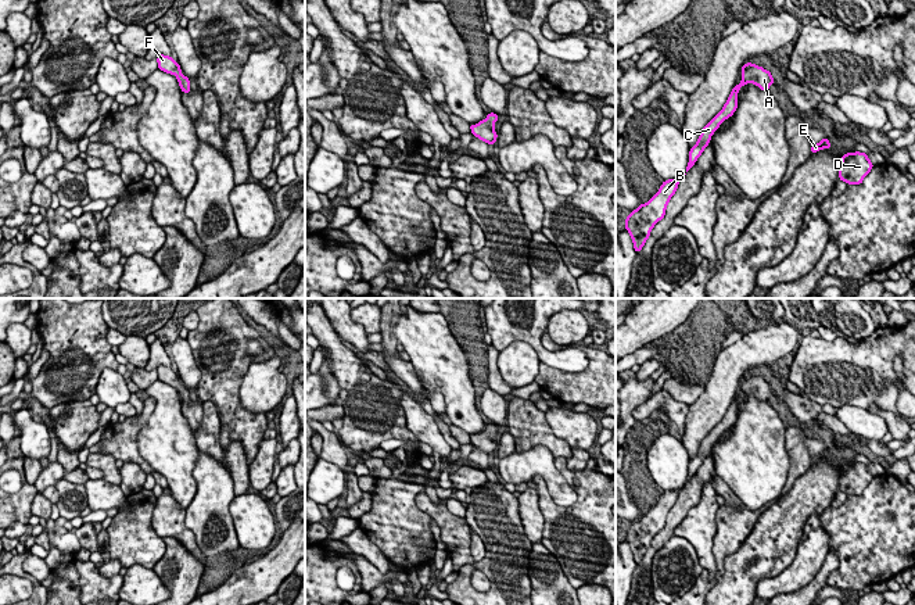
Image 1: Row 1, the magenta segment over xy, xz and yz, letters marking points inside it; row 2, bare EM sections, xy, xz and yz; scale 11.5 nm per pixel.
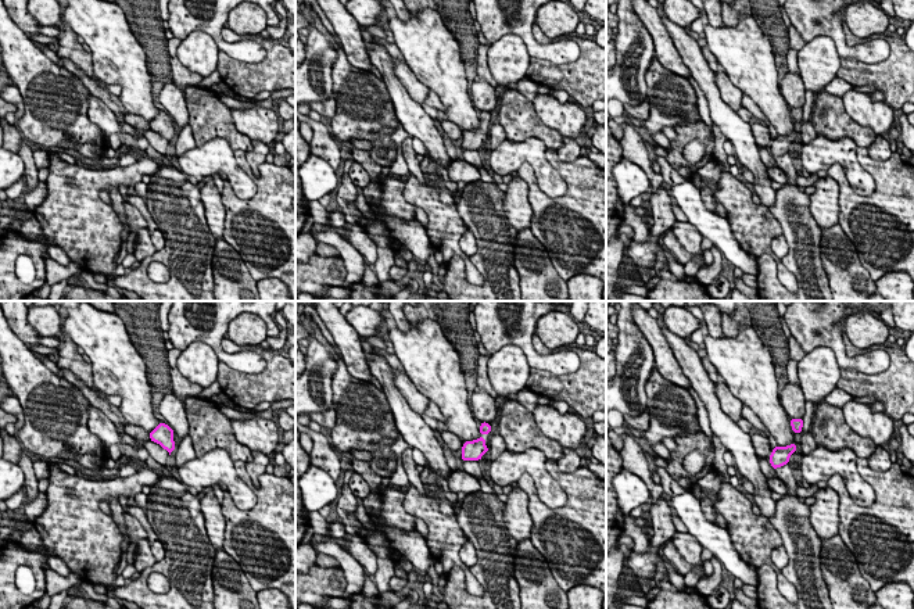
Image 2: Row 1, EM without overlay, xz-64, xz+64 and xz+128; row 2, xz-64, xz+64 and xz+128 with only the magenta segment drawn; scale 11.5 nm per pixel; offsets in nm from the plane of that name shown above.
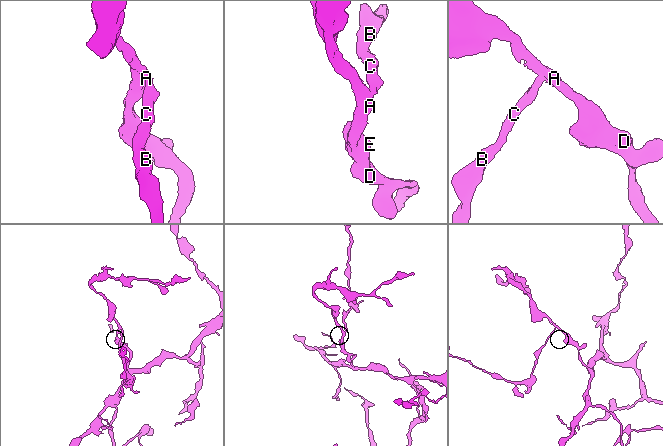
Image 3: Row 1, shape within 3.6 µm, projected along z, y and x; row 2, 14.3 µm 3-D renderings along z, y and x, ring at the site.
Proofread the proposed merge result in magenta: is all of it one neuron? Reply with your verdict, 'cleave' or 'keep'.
keep

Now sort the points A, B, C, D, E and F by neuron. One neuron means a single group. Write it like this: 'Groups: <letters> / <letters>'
Groups: A B C D E F

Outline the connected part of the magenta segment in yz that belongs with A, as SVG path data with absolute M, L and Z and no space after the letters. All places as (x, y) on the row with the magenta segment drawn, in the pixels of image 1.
M747 62L742 67L742 82L732 89L726 103L722 110L703 128L697 143L689 151L689 162L686 167L686 172L695 165L697 158L702 155L704 148L708 146L713 133L720 128L720 125L733 115L738 108L738 93L739 89L749 82L757 85L761 90L768 90L769 86L775 82L771 72L758 67L756 64Z

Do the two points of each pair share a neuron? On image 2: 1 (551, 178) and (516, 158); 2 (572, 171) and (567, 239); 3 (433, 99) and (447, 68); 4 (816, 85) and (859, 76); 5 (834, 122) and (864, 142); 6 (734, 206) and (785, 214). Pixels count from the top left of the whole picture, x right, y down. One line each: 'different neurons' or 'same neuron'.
1: same neuron
2: same neuron
3: different neurons
4: different neurons
5: same neuron
6: different neurons

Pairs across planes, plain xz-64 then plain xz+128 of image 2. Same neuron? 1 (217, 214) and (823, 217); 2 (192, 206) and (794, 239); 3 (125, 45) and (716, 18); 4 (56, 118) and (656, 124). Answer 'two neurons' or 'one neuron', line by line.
1: one neuron
2: one neuron
3: two neurons
4: one neuron

